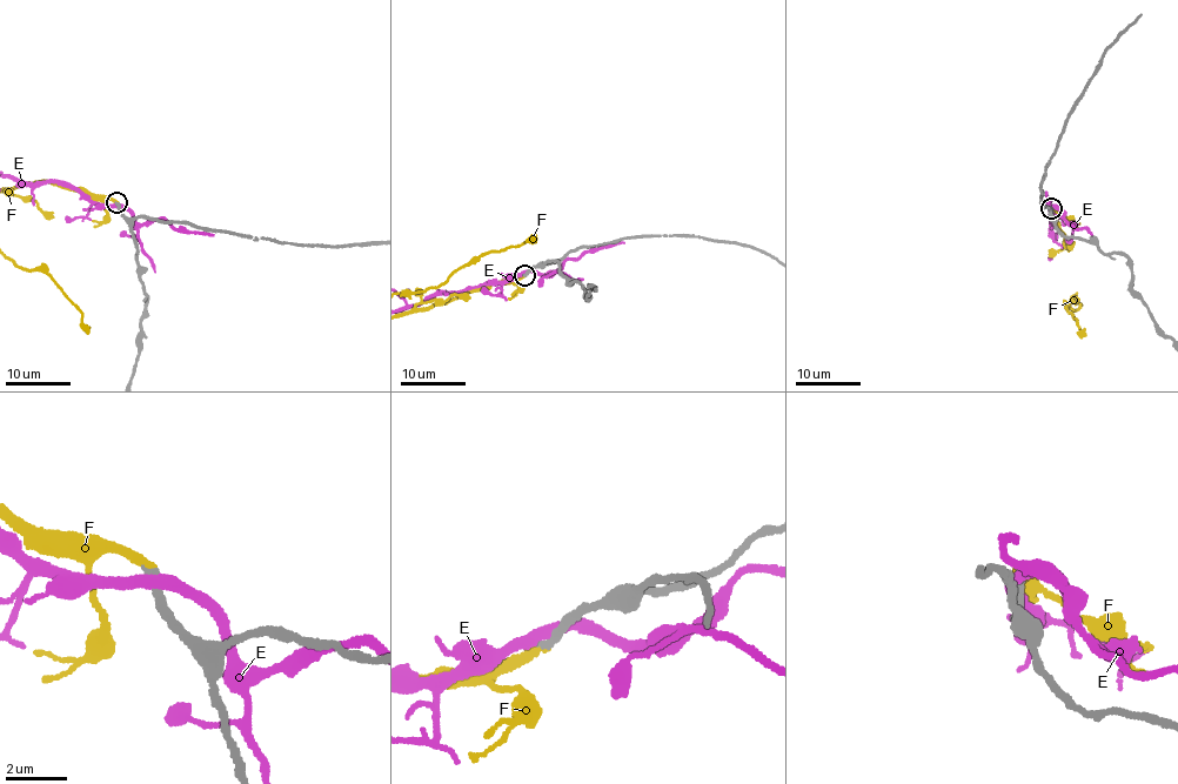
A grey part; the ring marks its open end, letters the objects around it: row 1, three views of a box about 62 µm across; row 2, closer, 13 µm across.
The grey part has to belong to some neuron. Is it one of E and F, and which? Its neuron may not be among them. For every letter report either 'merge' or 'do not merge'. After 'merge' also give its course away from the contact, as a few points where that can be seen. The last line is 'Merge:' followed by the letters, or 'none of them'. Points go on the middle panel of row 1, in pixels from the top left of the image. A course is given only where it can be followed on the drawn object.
E: do not merge
F: merge
Merge: F

